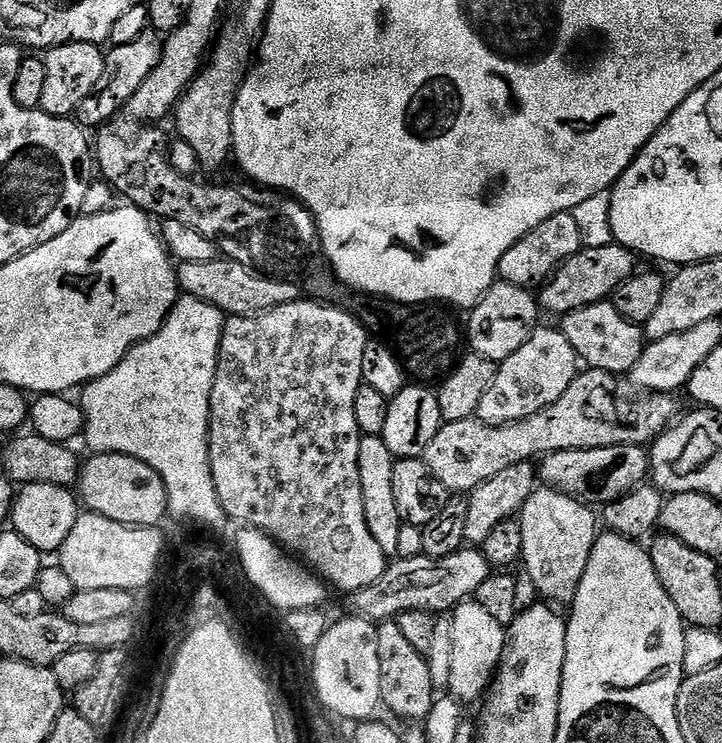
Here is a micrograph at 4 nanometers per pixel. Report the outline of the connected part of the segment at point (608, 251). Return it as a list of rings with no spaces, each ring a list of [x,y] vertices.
[[[613,242],[598,249],[581,247],[569,260],[557,268],[546,283],[539,289],[538,303],[545,313],[553,312],[557,318],[563,318],[569,312],[577,312],[591,304],[605,303],[609,298],[615,297],[617,288],[620,288],[637,275],[637,253],[621,244]]]

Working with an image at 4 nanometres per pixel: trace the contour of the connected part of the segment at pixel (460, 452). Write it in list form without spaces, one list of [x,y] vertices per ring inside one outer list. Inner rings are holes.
[[[595,370],[581,371],[574,378],[574,382],[570,382],[566,394],[562,394],[562,398],[558,398],[558,402],[554,402],[548,408],[543,408],[538,414],[534,414],[526,420],[518,420],[514,424],[493,426],[481,424],[476,418],[444,424],[438,430],[434,442],[430,444],[426,453],[426,463],[432,476],[438,478],[438,482],[442,482],[442,486],[446,486],[449,493],[471,494],[475,488],[490,482],[490,478],[502,474],[504,470],[510,470],[516,464],[526,464],[537,458],[549,456],[552,452],[598,450],[623,444],[651,445],[663,432],[667,432],[673,421],[677,419],[676,404],[672,401],[674,399],[671,395],[652,394],[644,398],[648,400],[640,400],[637,404],[627,404],[624,400],[615,400],[614,397],[604,393],[604,380],[606,381],[605,373]]]

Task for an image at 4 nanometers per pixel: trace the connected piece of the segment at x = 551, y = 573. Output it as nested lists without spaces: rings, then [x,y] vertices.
[[[545,487],[533,491],[520,511],[520,560],[545,601],[568,606],[576,597],[598,535],[598,518],[593,512],[583,501]]]

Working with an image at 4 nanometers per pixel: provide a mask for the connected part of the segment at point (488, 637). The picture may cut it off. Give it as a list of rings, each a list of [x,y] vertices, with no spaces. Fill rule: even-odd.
[[[465,602],[457,605],[450,616],[454,650],[451,651],[450,686],[453,697],[480,696],[489,691],[490,685],[500,667],[500,659],[506,643],[505,625],[494,622],[480,604]]]

